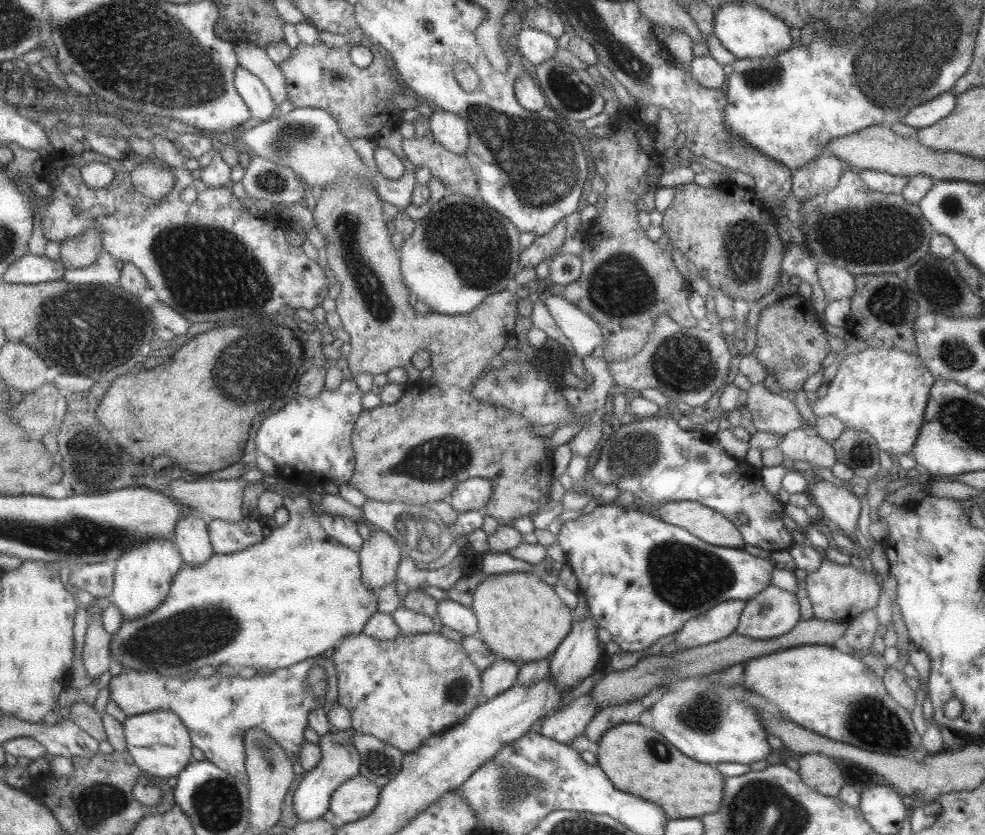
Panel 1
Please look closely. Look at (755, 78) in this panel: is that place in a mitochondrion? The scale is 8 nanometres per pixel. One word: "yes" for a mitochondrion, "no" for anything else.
yes

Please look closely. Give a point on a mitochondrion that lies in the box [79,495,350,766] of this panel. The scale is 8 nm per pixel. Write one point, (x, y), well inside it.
(178, 641)

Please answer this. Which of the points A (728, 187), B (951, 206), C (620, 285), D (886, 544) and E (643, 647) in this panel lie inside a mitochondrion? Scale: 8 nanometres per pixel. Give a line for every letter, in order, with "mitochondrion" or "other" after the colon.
A: other
B: mitochondrion
C: mitochondrion
D: other
E: other

